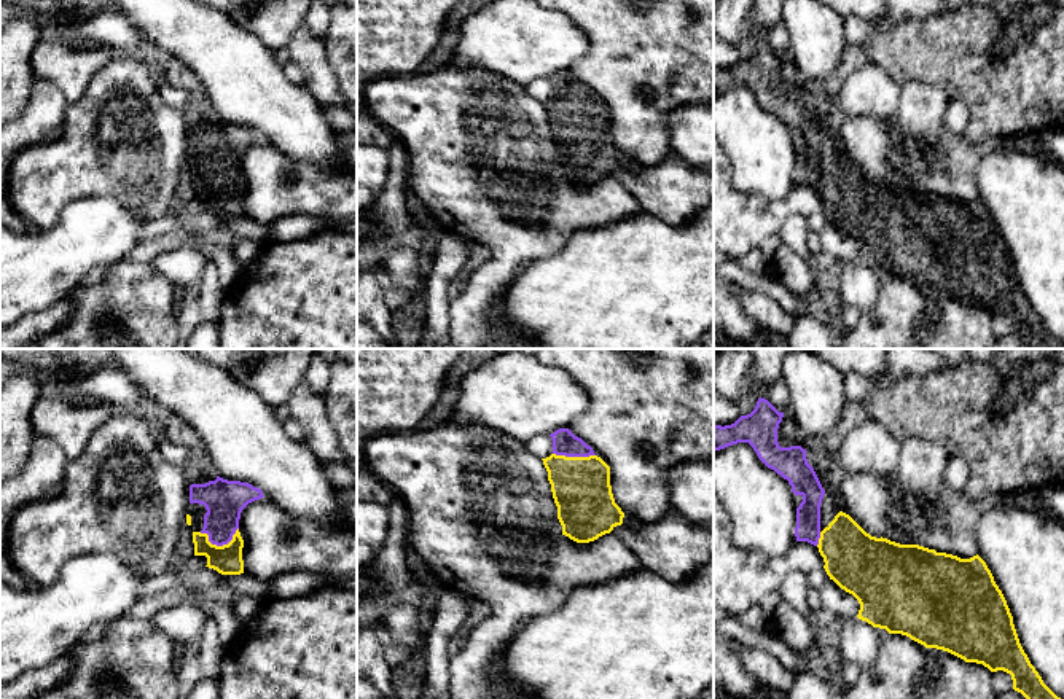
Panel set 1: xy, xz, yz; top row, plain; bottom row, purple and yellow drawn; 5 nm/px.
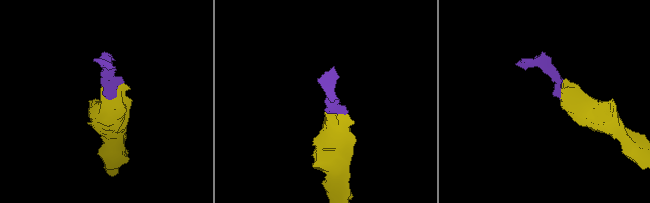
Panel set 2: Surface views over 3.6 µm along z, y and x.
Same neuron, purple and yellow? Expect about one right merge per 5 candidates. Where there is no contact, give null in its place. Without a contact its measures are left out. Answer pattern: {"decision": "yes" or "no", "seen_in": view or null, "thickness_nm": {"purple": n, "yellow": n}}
{"decision": "yes", "seen_in": "xy", "thickness_nm": {"purple": 200, "yellow": 150}}

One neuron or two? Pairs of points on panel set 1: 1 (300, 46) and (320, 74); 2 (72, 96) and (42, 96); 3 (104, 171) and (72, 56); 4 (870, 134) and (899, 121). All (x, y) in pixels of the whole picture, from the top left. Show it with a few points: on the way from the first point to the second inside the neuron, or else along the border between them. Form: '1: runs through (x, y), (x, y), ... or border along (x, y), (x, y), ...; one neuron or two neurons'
1: runs through (306, 53), (316, 67); one neuron
2: border along (35, 77), (50, 80), (67, 104); two neurons
3: border along (105, 64), (91, 78), (83, 94), (69, 104); two neurons
4: runs through (876, 134), (886, 134), (892, 128); one neuron

